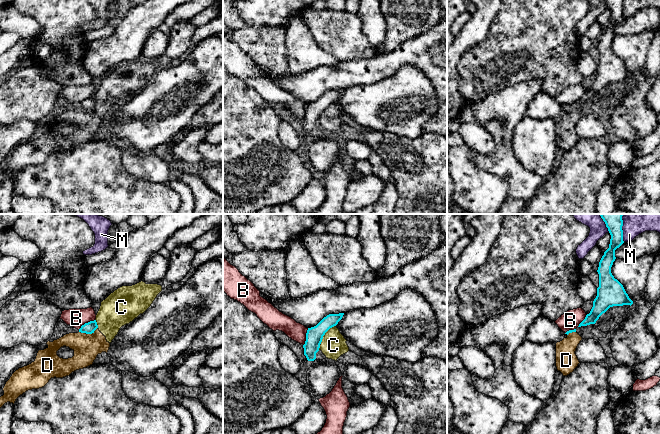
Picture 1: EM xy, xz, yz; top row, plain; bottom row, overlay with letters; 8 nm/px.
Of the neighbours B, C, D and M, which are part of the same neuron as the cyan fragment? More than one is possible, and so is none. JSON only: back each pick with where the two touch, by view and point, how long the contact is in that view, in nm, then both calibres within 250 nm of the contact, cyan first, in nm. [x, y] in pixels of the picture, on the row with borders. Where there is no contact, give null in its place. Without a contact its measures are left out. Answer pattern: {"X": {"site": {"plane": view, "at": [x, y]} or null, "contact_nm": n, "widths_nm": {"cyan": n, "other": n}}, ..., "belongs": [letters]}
{"belongs": []}

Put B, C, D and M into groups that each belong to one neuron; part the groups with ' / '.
B / C D / M

